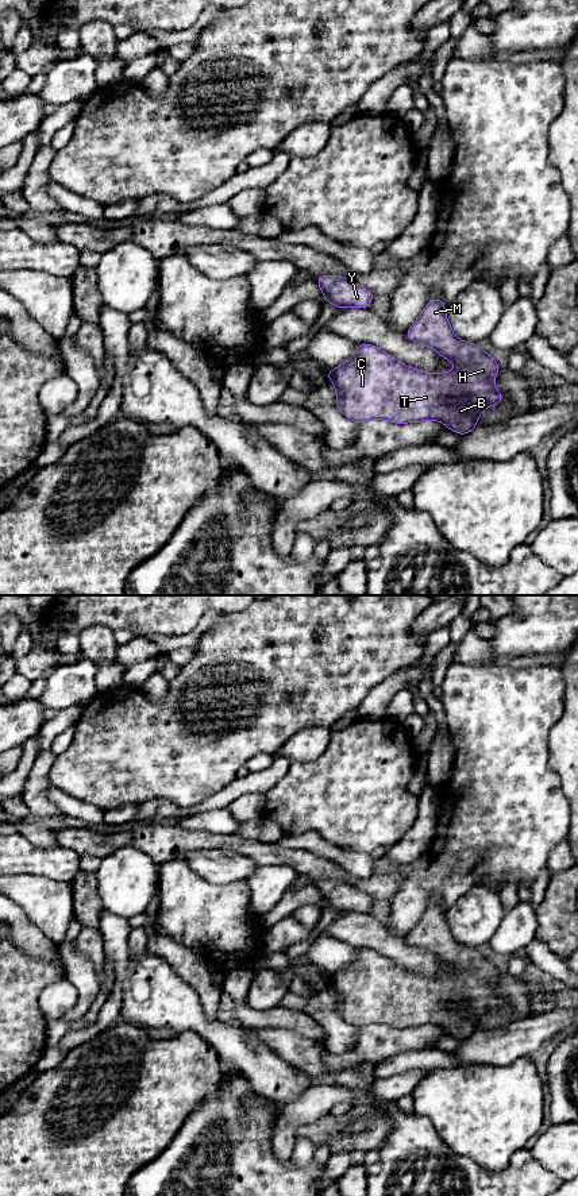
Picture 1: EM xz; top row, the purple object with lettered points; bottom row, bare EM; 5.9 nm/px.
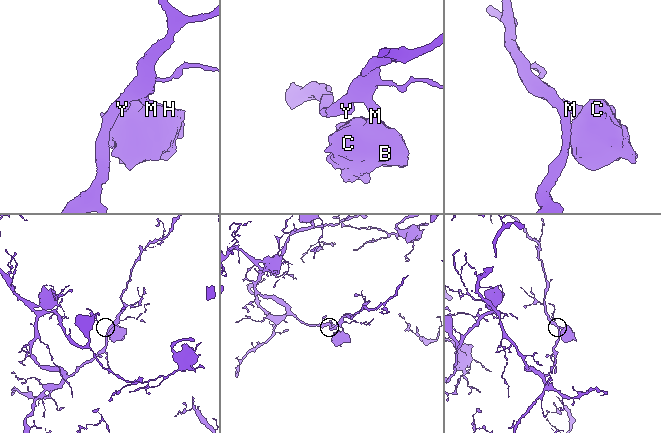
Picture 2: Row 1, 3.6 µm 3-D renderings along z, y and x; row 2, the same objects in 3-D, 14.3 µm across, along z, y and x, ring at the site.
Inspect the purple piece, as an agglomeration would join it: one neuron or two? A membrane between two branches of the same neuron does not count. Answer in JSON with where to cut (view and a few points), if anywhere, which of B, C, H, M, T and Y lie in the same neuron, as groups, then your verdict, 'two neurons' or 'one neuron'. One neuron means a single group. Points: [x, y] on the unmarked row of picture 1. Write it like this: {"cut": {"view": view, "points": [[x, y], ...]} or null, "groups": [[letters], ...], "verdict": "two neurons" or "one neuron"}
{"cut": null, "groups": [["B", "C", "H", "M", "T", "Y"]], "verdict": "one neuron"}

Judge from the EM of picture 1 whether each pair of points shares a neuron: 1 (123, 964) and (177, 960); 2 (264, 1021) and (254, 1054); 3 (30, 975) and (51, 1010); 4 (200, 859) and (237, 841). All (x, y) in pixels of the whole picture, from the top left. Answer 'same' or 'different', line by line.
1: different
2: different
3: different
4: different

